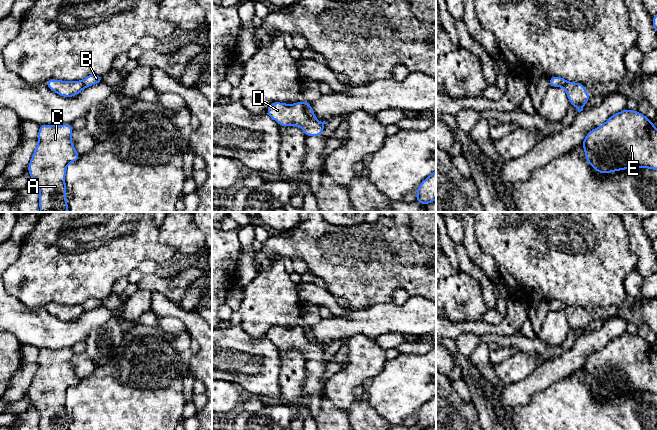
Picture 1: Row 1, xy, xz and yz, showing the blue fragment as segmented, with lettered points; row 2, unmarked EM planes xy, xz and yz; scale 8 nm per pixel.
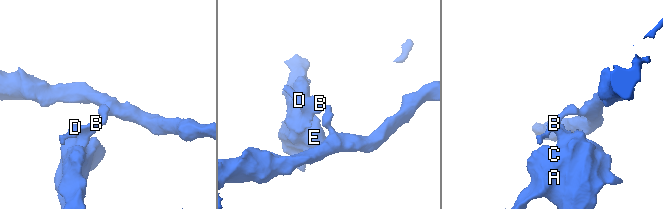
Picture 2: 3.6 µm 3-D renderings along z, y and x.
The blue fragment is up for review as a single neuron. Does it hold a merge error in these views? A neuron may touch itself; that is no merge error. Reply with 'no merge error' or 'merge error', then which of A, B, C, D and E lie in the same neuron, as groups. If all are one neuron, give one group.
merge error | A C D E / B

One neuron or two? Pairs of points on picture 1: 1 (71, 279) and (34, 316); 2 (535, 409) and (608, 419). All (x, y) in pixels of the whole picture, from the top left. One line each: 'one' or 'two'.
1: two
2: one

